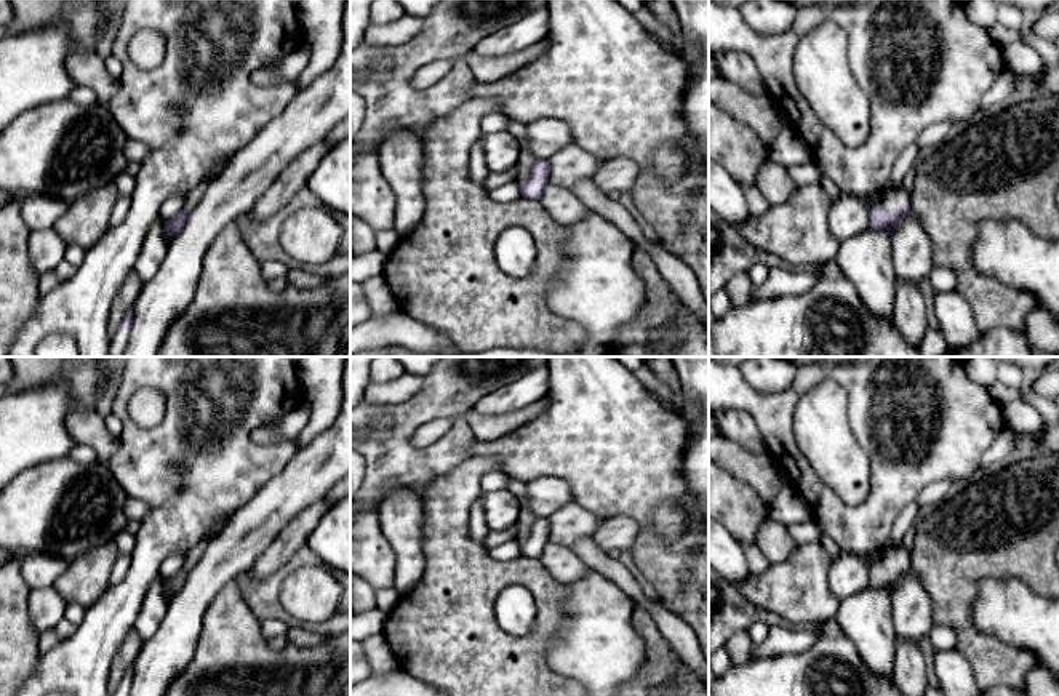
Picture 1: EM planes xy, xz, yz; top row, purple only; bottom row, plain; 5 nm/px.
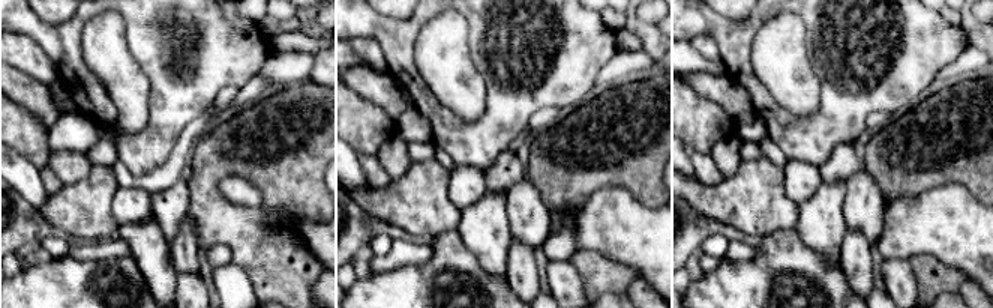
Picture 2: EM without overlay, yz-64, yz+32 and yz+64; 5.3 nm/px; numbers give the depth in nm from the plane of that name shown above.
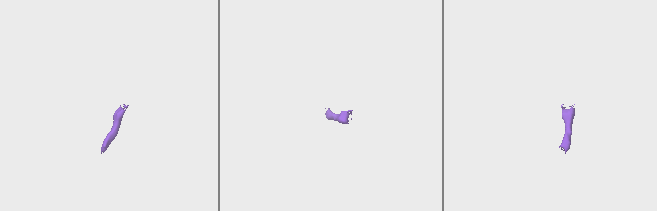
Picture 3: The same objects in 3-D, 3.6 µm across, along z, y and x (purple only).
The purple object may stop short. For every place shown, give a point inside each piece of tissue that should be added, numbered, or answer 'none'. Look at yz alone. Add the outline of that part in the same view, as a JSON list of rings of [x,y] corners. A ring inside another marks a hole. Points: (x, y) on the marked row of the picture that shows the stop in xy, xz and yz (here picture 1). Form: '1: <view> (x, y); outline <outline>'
1: yz (890, 199); outline [[[888,181],[878,190],[878,194],[880,194],[880,200],[875,203],[873,208],[896,210],[899,206],[910,205],[910,194],[904,187],[891,189],[888,186]]]

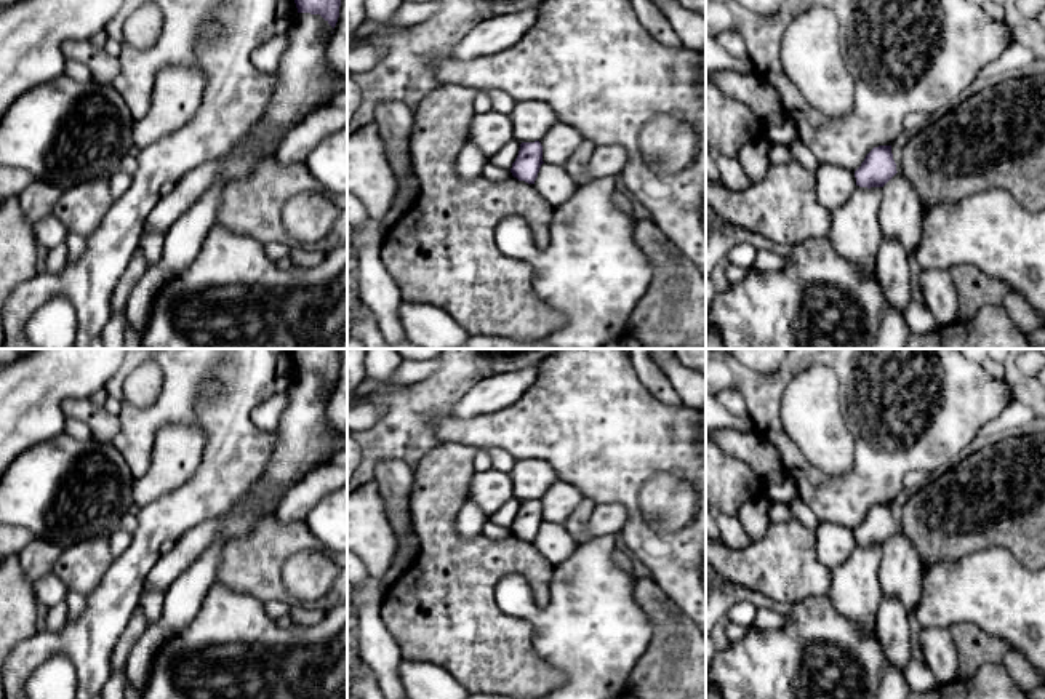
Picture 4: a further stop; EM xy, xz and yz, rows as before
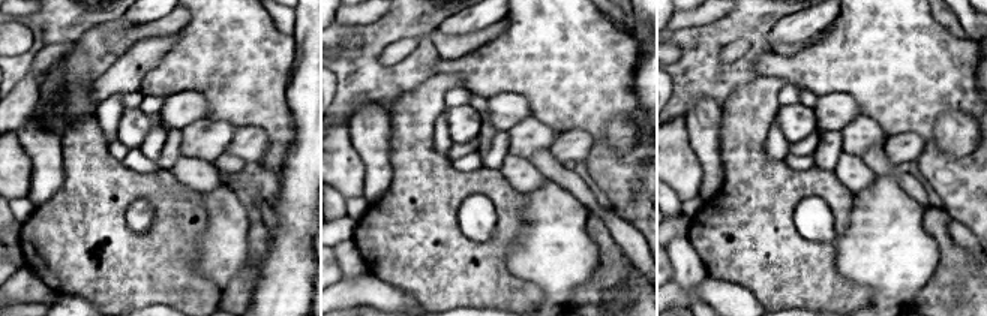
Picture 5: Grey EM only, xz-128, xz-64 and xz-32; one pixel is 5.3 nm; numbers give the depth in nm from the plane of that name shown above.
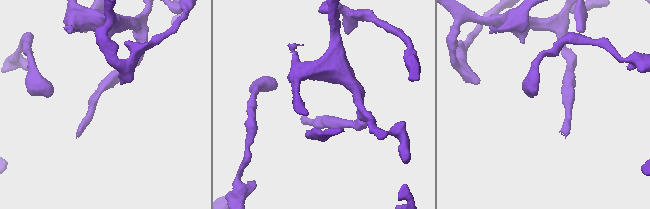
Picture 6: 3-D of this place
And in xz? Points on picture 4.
none

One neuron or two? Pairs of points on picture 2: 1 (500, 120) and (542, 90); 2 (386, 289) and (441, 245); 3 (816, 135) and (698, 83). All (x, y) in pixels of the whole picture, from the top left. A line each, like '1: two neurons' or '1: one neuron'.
1: one neuron
2: one neuron
3: two neurons

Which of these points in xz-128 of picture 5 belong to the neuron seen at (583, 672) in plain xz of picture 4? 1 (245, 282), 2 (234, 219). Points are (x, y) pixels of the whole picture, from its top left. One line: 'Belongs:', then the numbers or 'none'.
Belongs: 2

